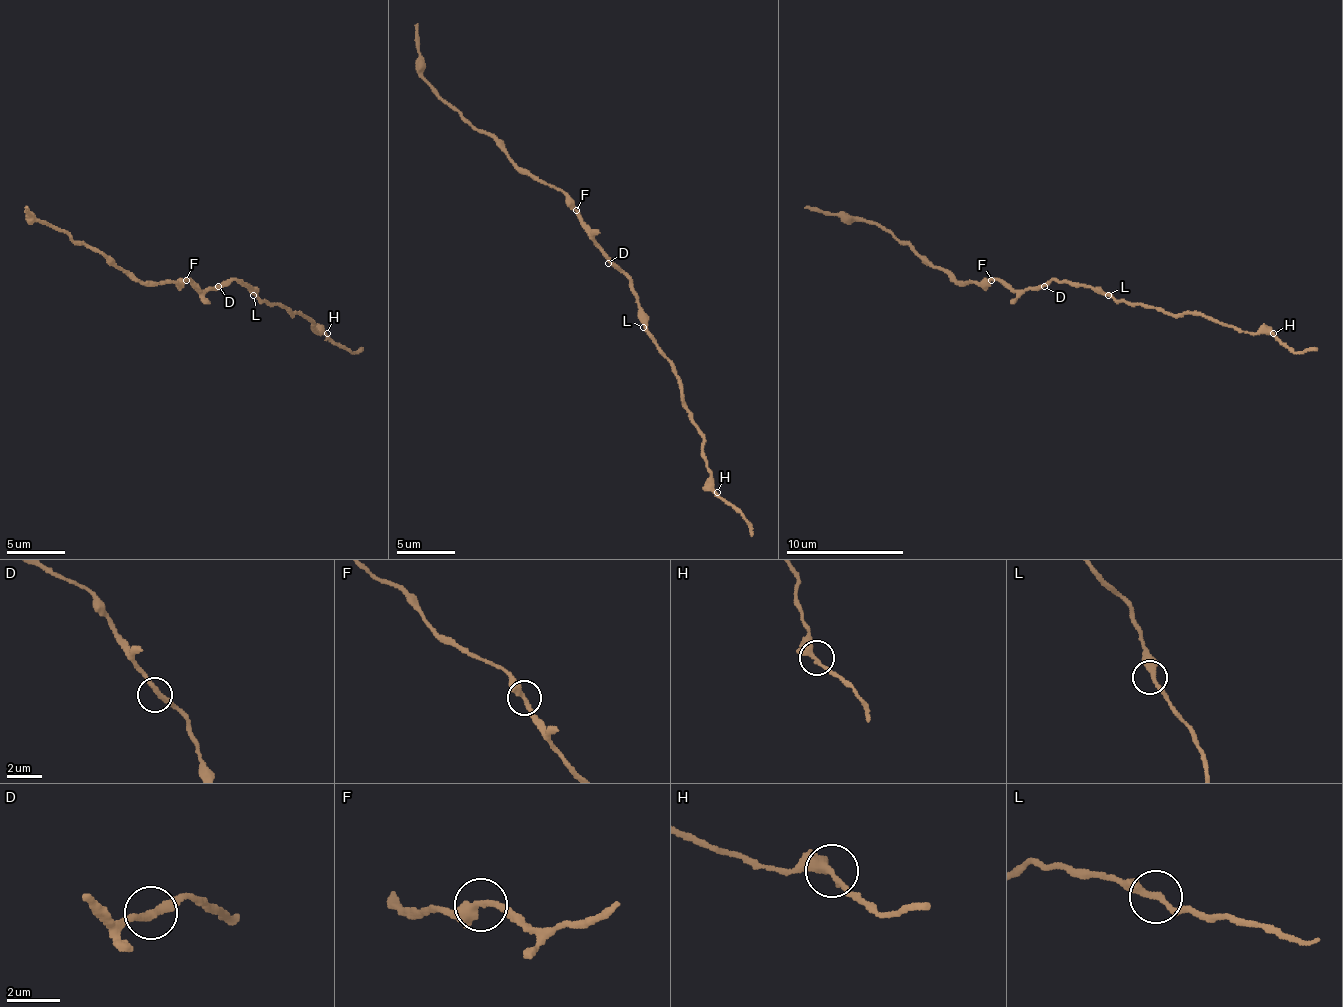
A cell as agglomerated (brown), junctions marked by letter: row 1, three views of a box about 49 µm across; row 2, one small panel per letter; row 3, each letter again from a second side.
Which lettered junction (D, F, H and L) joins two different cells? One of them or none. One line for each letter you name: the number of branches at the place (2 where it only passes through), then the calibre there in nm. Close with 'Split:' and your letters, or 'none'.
Split: none

